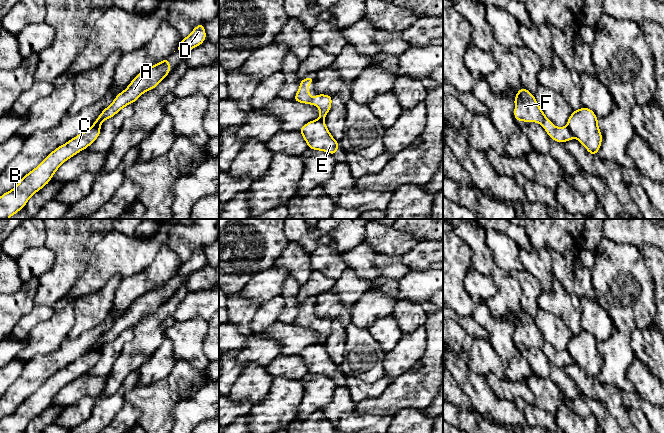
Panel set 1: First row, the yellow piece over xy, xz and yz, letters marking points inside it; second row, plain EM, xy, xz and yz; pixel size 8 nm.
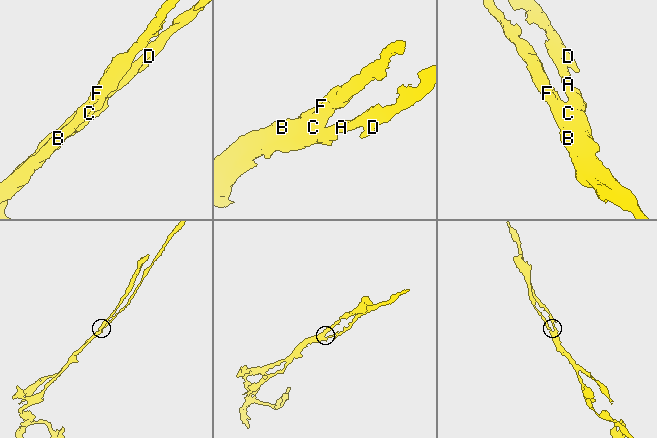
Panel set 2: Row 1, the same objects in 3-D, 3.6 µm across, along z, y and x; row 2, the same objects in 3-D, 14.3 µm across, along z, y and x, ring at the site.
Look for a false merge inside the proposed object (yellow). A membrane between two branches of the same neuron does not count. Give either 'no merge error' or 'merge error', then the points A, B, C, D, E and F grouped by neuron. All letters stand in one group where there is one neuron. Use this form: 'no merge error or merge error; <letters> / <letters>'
merge error; A D E / B C F

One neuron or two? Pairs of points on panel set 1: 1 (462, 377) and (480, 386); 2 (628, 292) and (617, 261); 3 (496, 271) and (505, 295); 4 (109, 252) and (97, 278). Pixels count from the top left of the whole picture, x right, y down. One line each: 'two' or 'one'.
1: one
2: one
3: one
4: one

